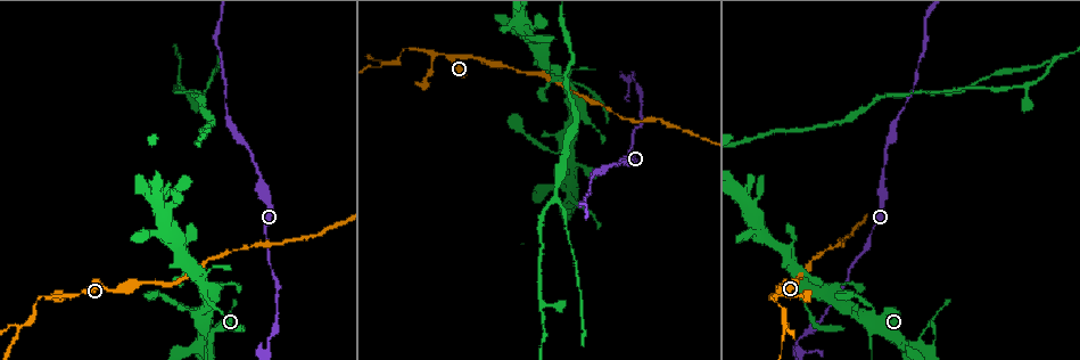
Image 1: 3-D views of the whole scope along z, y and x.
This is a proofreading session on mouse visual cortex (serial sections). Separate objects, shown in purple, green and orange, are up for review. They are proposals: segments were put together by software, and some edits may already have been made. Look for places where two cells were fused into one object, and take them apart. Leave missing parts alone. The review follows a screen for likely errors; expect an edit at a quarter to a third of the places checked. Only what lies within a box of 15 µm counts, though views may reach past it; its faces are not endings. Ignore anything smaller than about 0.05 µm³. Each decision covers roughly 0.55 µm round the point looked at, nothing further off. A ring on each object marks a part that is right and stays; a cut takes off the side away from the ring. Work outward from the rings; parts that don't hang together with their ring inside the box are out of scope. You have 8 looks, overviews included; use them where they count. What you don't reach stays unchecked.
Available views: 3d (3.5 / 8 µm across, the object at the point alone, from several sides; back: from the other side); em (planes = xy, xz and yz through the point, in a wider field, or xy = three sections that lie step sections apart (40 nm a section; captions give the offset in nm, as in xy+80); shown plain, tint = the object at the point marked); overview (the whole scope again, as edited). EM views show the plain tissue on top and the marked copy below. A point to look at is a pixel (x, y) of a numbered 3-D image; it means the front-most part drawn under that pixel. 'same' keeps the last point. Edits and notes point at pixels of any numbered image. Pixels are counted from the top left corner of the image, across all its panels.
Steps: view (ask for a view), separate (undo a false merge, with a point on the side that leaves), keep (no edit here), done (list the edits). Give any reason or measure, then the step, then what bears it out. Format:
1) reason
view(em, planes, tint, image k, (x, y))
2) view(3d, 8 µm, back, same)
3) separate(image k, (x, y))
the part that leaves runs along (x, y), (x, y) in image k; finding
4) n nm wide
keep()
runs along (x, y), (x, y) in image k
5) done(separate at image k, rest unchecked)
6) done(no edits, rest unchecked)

thin neck
view(3d, 3.5 µm, image 1, (70, 295))

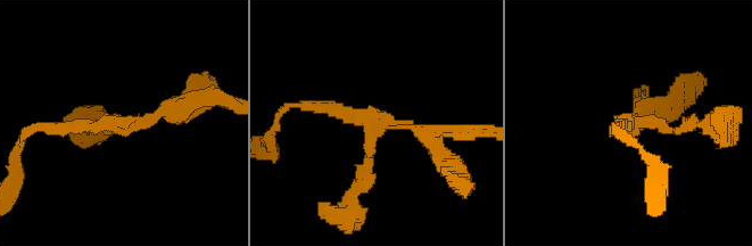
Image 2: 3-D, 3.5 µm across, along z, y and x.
now the EM
view(em, xy, step 2, tint, image 2, (375, 121))

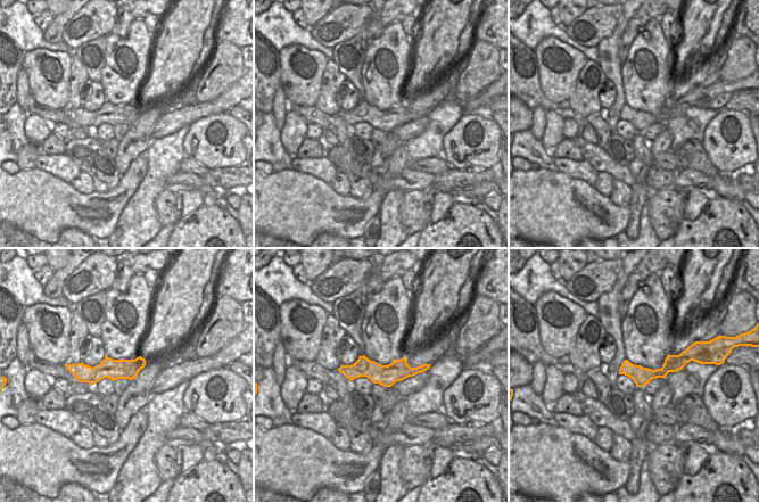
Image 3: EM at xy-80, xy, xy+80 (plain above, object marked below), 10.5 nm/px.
view(em, planes, tint, same)

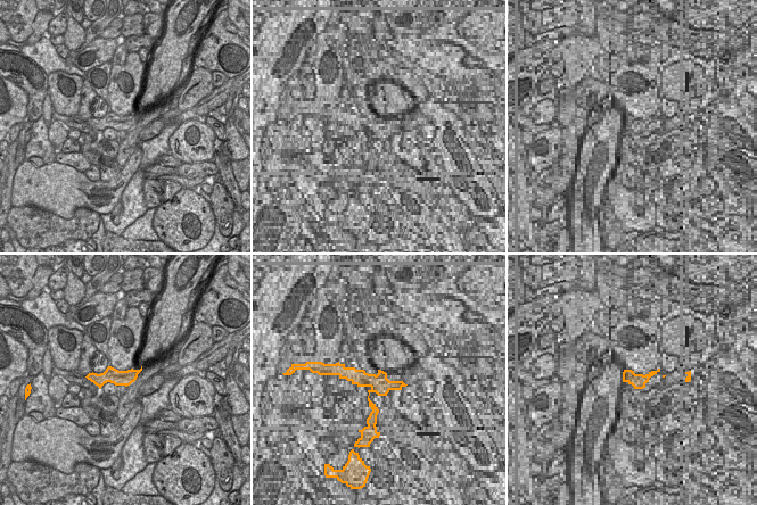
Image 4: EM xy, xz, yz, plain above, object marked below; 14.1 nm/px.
arms of 150, 150, 250 nm
keep()
runs along (134, 372), (129, 377), (90, 377) in image 4; all the same cell

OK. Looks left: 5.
three-way junction
view(3d, 8 µm, image 1, (385, 64))

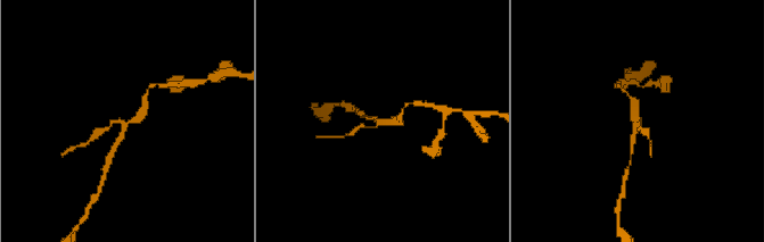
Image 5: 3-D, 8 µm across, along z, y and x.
view(3d, 3.5 µm, image 5, (383, 123))

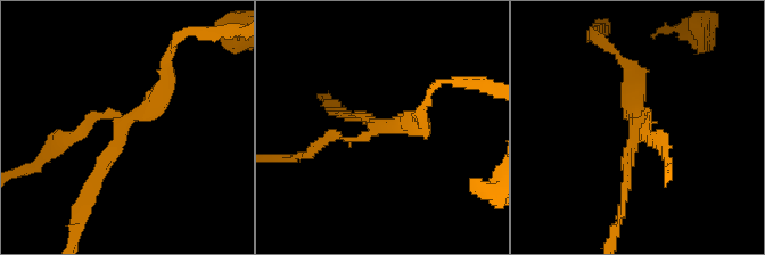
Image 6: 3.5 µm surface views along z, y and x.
3 arms; arms of 150, 150, 250 nm
view(em, xy, step 3, tint, image 6, (125, 122))

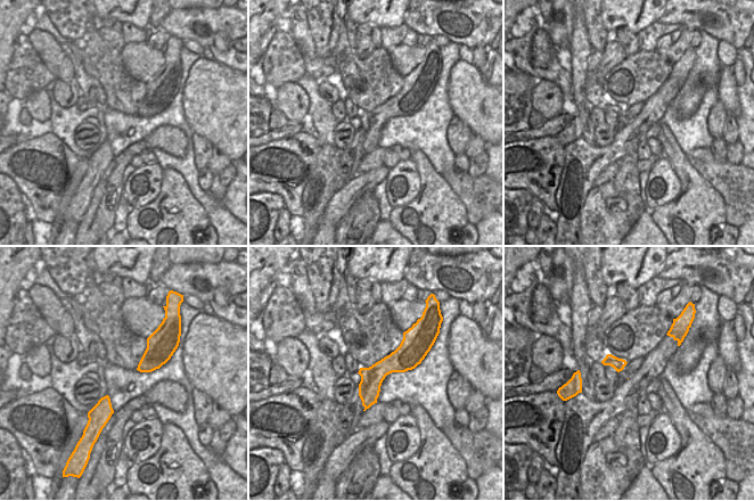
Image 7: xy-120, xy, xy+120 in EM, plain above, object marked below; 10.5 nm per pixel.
keep()
runs along (166, 66), (96, 189) in image 6; continuous, no second cell

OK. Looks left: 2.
four or more arms meet
view(3d, 3.5 µm, back, image 1, (208, 348))

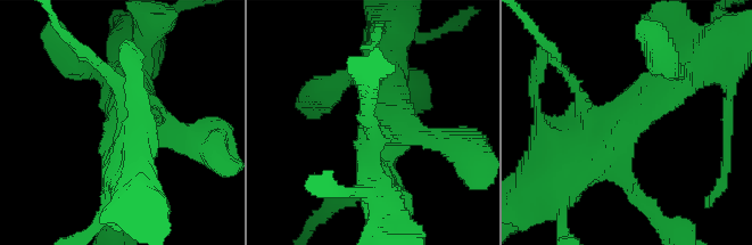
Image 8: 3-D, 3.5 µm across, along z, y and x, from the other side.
4 arms; arms of 200, 300, 350, 500 nm
view(em, xy, step 2, tint, image 8, (616, 130))

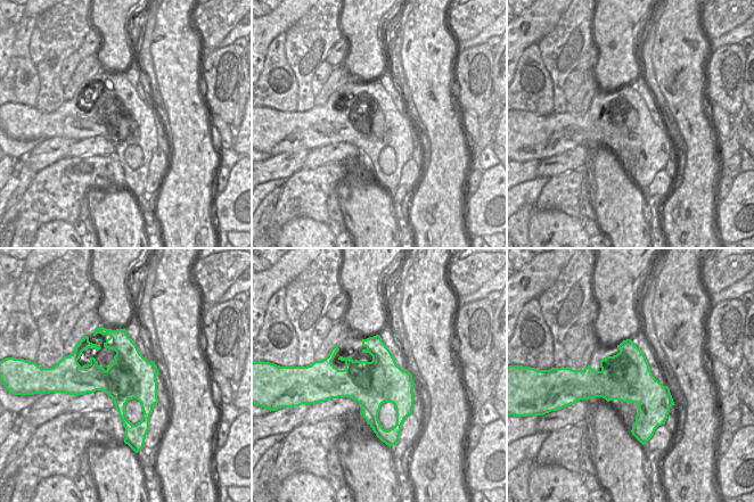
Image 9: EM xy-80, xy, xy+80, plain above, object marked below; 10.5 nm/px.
keep()
runs along (381, 80), (378, 136), (448, 144) in image 8; all the same cell

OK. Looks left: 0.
done(no edits, rest unchecked)

